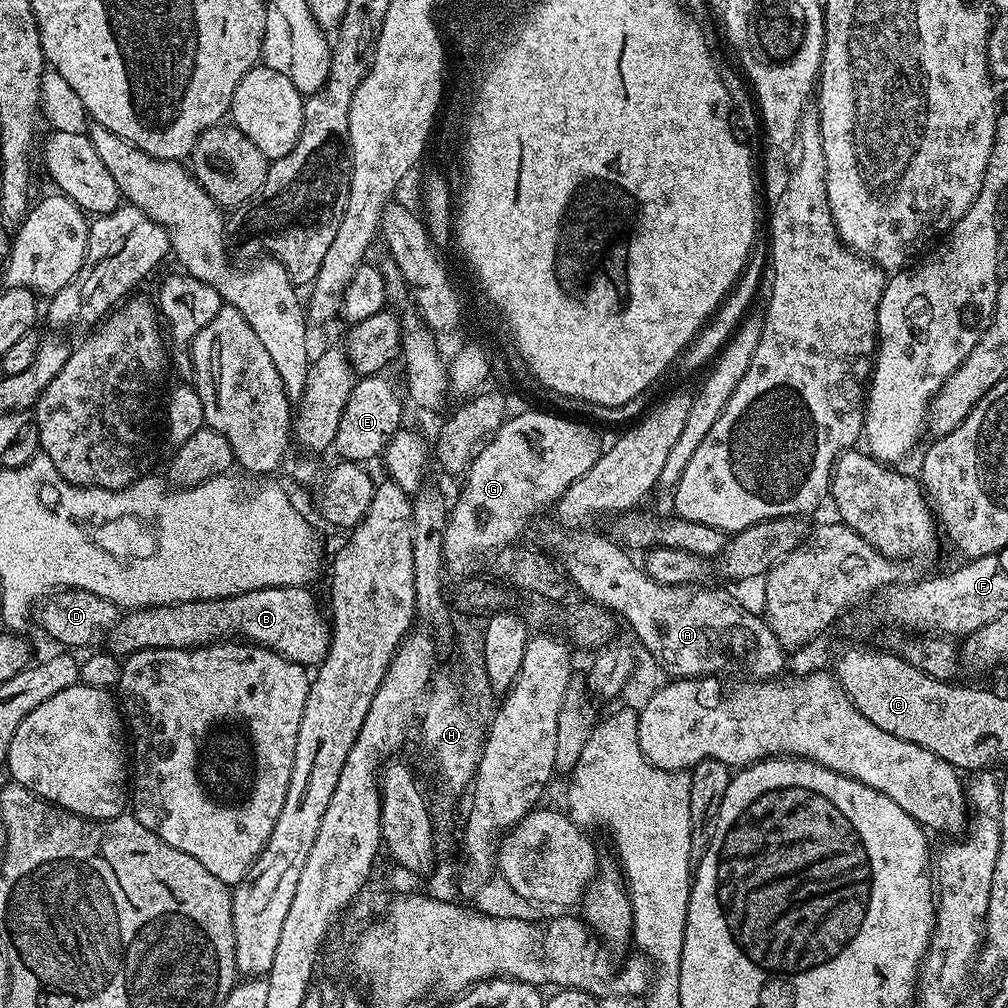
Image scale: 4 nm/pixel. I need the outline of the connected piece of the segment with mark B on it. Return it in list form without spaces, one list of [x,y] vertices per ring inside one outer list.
[[[266,586],[262,590],[250,590],[246,594],[221,600],[191,600],[181,604],[128,610],[108,633],[106,648],[107,651],[123,658],[132,652],[140,652],[143,648],[204,648],[207,644],[218,644],[223,640],[237,640],[269,648],[271,652],[277,652],[279,656],[284,656],[295,664],[316,666],[328,652],[330,624],[325,613],[324,616],[320,613],[315,598],[308,591],[304,586]]]

